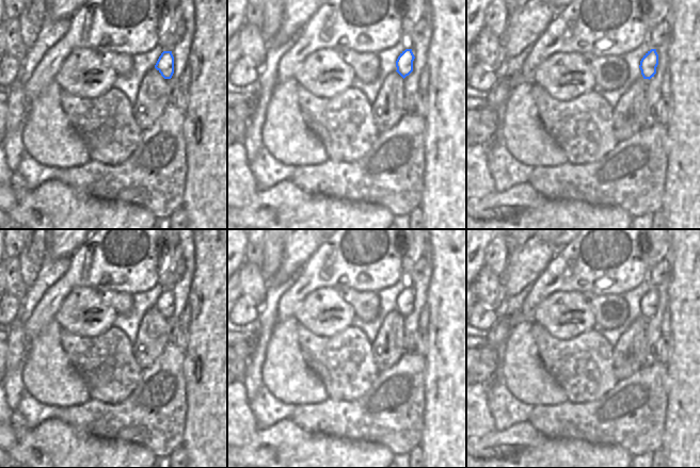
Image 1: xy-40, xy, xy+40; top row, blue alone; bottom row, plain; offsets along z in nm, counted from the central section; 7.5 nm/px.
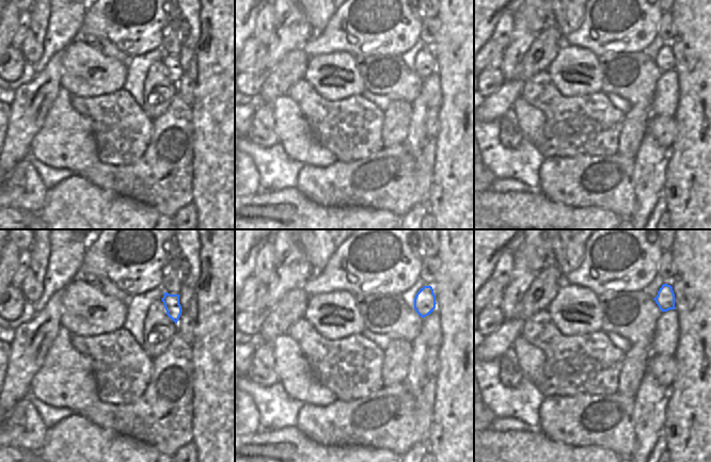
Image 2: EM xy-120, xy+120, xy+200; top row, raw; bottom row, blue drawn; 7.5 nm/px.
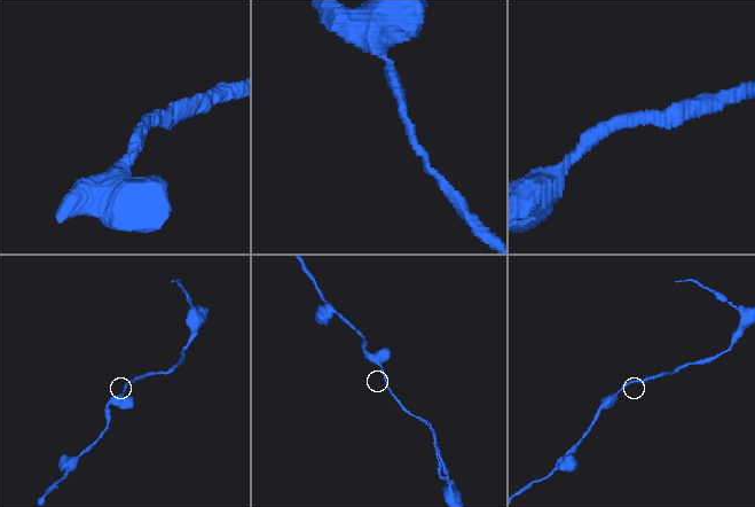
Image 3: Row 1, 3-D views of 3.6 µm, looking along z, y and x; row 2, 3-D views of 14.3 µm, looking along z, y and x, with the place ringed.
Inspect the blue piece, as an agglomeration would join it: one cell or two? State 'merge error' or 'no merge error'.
no merge error

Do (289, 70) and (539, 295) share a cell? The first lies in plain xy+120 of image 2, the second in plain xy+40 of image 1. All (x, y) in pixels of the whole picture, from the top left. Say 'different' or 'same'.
different

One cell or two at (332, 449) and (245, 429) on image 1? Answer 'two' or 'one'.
two

